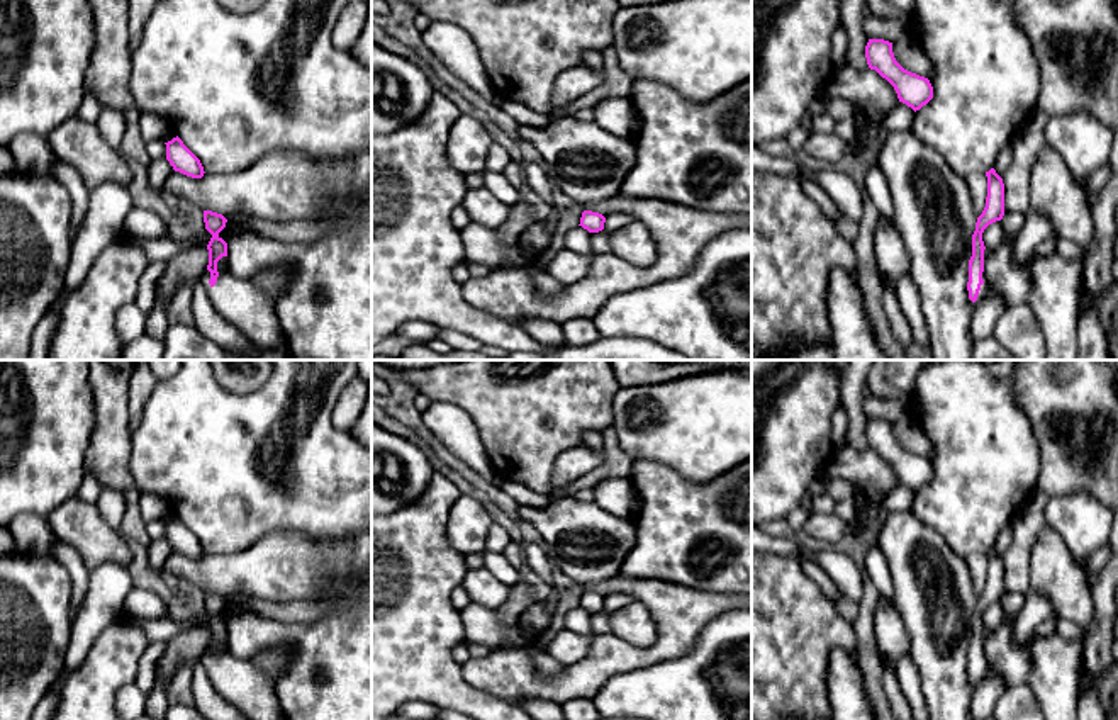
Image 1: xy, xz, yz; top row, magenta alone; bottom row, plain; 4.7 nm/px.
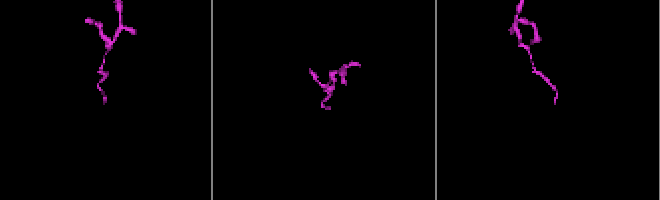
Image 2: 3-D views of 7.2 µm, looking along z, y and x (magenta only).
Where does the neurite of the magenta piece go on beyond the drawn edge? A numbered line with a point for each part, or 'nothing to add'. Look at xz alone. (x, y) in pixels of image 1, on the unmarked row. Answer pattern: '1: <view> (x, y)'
nothing to add

